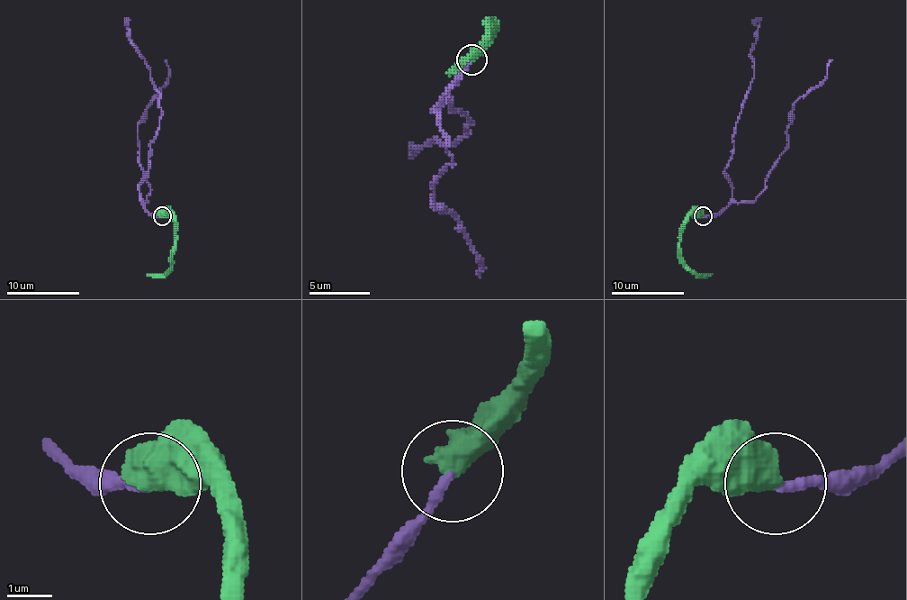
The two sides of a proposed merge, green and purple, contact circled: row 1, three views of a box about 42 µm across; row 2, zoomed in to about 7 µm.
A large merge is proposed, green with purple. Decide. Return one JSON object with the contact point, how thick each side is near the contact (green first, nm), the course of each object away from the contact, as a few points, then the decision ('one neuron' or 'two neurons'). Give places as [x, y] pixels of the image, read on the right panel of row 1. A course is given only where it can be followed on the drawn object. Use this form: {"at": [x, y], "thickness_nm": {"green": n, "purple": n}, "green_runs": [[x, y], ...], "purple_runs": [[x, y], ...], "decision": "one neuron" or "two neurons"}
{"at": [703, 216], "thickness_nm": {"green": 650, "purple": 220}, "green_runs": [[703, 215], [690, 215], [686, 221], [679, 254], [697, 274], [710, 276]], "purple_runs": [[703, 215], [717, 215], [732, 197], [732, 183], [725, 168], [754, 77], [750, 51], [758, 38], [756, 18]], "decision": "two neurons"}

